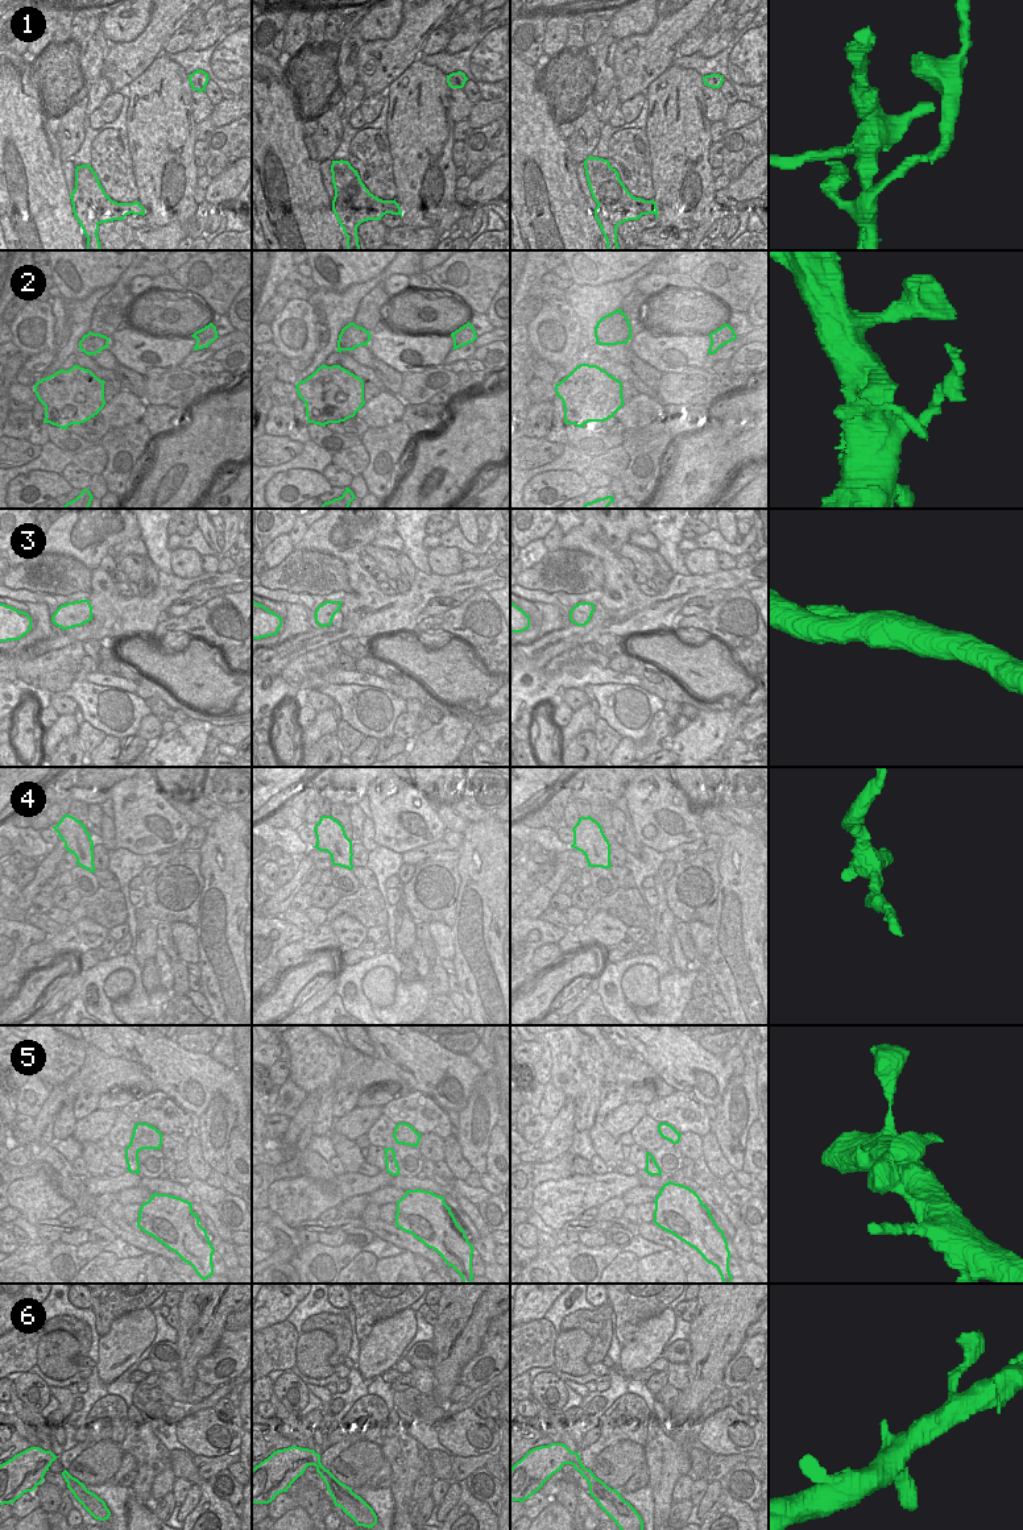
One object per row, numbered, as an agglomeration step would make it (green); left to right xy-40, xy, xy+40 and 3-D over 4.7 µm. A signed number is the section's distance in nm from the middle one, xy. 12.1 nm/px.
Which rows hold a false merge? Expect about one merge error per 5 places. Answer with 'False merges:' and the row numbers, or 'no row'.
False merges: 1

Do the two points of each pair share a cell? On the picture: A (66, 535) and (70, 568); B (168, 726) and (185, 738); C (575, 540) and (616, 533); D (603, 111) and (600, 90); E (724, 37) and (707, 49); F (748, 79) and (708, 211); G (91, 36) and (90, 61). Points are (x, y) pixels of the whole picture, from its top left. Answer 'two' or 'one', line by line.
A: two
B: two
C: one
D: two
E: one
F: two
G: one

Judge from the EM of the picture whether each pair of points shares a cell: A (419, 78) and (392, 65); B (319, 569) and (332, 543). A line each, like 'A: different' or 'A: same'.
A: different
B: different

